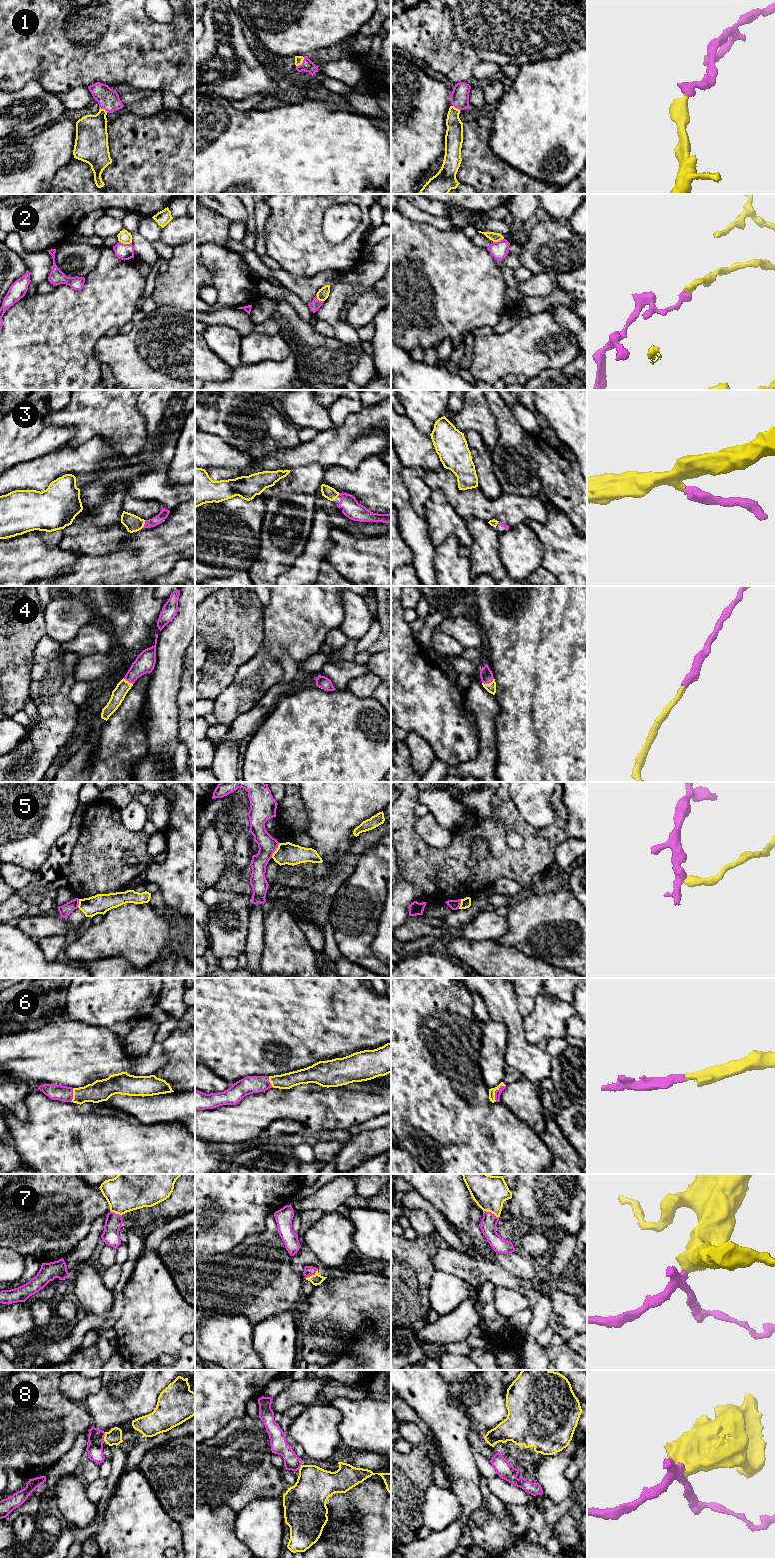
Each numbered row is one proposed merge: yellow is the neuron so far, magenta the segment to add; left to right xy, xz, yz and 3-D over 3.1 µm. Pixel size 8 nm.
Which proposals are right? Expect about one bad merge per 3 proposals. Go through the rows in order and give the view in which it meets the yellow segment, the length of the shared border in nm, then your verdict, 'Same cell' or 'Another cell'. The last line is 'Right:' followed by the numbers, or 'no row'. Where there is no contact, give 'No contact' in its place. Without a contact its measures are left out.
1: Touches yellow in xz. Shared border 100 nm. Same cell
2: Touches yellow in xy. Shared border 110 nm. Another cell
3: Touches yellow in xy. Shared border 70 nm. Same cell
4: Touches yellow in yz. Shared border 100 nm. Same cell
5: Touches yellow in xz. Shared border 140 nm. Another cell
6: Touches yellow in yz. Shared border 160 nm. Same cell
7: Touches yellow in yz. Shared border 140 nm. Same cell
8: Touches yellow in xy. Shared border 70 nm. Another cell
Right: 1, 3, 4, 6, 7

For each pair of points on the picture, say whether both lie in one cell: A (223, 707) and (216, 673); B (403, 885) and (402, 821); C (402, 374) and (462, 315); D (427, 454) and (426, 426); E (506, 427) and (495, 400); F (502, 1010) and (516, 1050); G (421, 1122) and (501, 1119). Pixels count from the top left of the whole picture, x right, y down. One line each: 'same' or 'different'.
A: different
B: different
C: different
D: different
E: same
F: same
G: same

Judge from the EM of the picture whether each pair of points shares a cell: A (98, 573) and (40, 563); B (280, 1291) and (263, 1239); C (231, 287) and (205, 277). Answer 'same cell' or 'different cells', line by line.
A: different cells
B: same cell
C: different cells

